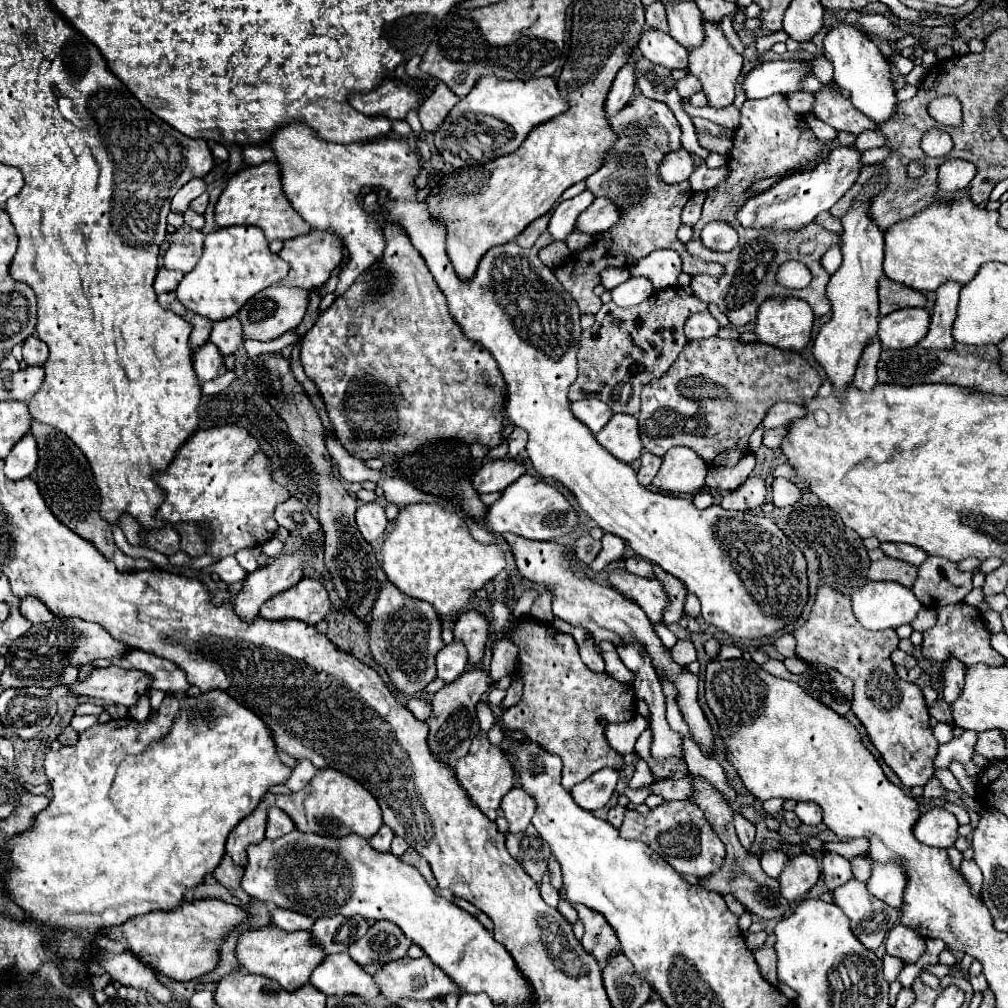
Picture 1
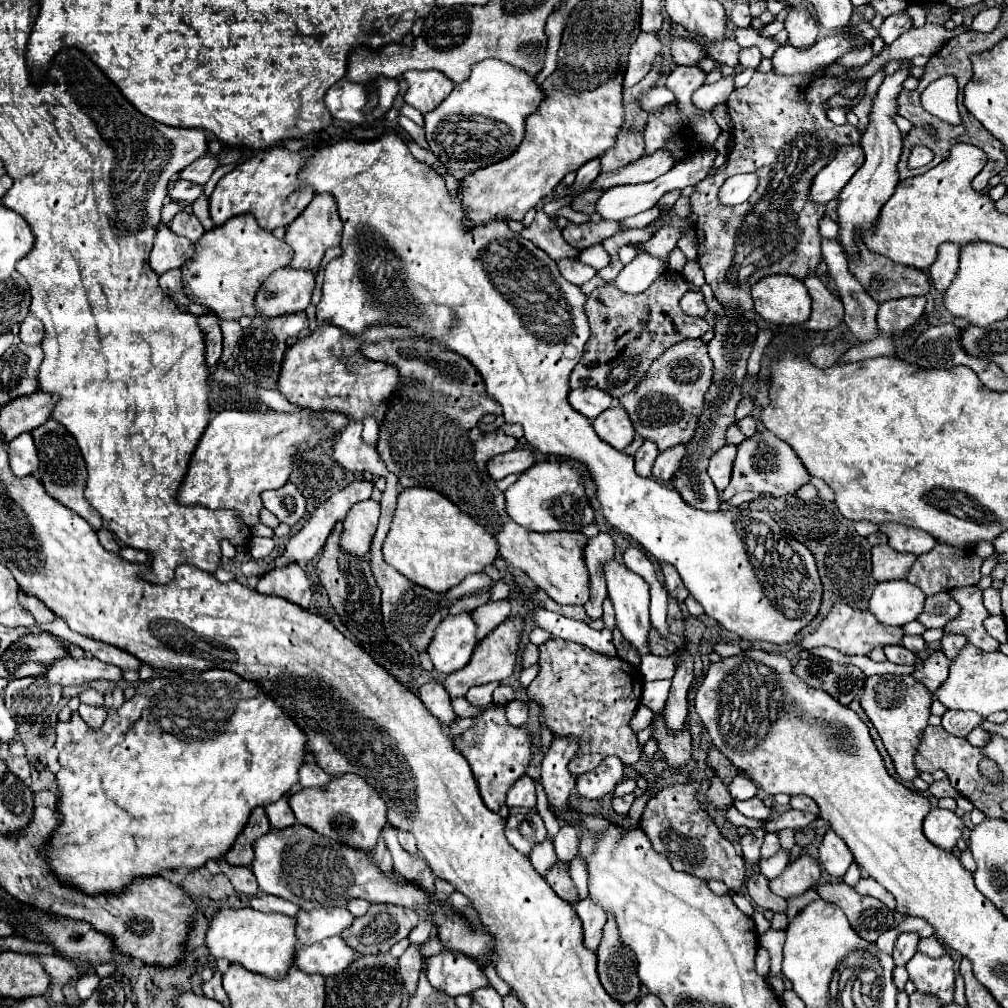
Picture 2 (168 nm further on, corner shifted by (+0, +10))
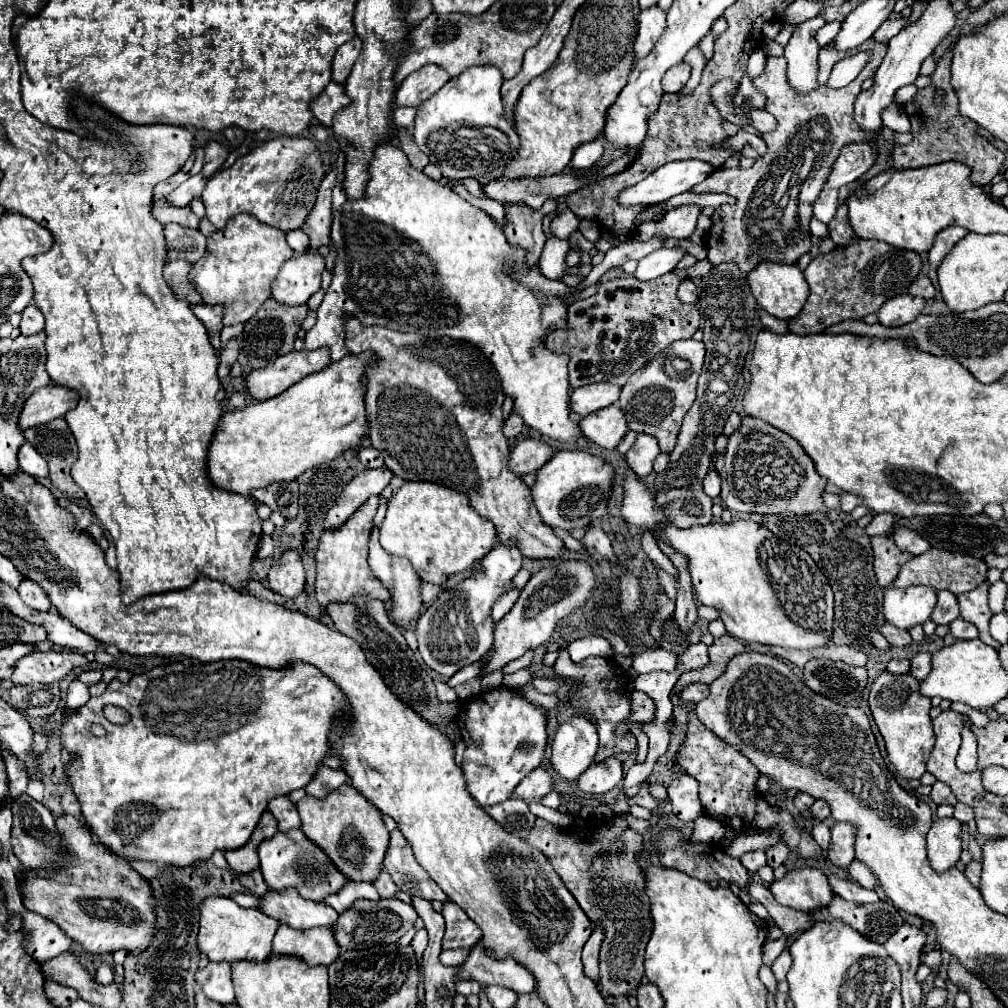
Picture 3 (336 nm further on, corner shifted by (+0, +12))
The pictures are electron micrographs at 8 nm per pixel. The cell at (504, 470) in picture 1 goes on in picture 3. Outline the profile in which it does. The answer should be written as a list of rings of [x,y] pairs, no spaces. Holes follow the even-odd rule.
[[[520,440],[518,446],[510,452],[510,464],[508,468],[516,474],[516,476],[524,476],[528,472],[536,472],[542,464],[546,464],[550,460],[550,456],[554,454],[554,450],[544,444],[542,440]]]

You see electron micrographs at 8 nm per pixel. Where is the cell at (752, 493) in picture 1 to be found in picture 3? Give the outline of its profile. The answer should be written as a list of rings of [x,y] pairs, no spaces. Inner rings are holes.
[[[746,416],[742,420],[740,430],[736,430],[730,436],[728,446],[718,456],[714,468],[722,476],[720,500],[722,500],[722,506],[728,508],[728,510],[750,512],[750,514],[754,514],[754,512],[756,514],[782,514],[782,512],[814,514],[814,512],[824,512],[826,510],[826,506],[822,504],[822,498],[820,498],[826,482],[822,480],[822,476],[818,476],[812,460],[806,456],[802,446],[794,438],[784,434],[782,430],[778,430],[778,428],[758,420],[758,418]]]

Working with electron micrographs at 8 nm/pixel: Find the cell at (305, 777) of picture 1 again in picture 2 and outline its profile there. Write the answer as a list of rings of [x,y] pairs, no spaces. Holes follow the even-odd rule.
[[[304,764],[300,768],[300,786],[302,788],[322,788],[332,780],[318,764]]]

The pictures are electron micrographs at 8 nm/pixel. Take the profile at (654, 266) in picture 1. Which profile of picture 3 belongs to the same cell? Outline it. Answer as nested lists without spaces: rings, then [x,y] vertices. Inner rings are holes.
[[[680,206],[670,210],[668,214],[664,214],[662,220],[658,222],[644,222],[642,226],[638,226],[636,230],[636,238],[644,238],[650,240],[650,236],[654,234],[662,234],[666,238],[672,240],[684,240],[690,238],[696,230],[696,220],[700,216],[700,208],[698,206]]]

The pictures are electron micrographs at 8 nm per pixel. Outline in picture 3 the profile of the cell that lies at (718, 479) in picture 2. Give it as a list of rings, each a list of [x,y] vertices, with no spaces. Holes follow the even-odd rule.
[[[710,470],[706,480],[704,480],[704,492],[710,496],[710,498],[718,498],[720,496],[720,488],[722,488],[722,478],[716,470]]]

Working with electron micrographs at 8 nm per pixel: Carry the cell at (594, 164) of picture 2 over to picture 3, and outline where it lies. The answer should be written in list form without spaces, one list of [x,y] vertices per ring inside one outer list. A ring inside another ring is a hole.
[[[594,140],[576,148],[570,164],[578,170],[586,170],[586,168],[592,168],[602,158],[602,154],[604,154],[604,144],[600,140]]]

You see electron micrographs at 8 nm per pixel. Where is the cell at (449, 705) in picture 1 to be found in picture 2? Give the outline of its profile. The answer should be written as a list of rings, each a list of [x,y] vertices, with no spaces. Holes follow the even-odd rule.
[[[514,616],[514,618],[506,618],[498,628],[494,628],[484,640],[478,642],[472,660],[468,662],[468,666],[464,666],[462,670],[450,674],[444,680],[444,686],[448,690],[450,696],[464,696],[472,686],[480,686],[486,682],[494,682],[494,680],[504,680],[514,672],[514,664],[518,658],[518,642],[522,638],[524,632],[524,618],[522,616]]]

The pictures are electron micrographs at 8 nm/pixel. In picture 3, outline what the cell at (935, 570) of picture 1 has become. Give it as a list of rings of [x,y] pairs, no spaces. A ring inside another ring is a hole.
[[[930,548],[928,552],[914,556],[910,562],[902,566],[898,578],[894,580],[894,586],[906,588],[914,584],[924,584],[924,586],[932,586],[934,590],[950,590],[954,594],[962,594],[980,586],[986,580],[986,572],[988,572],[988,566],[984,560],[978,560],[968,554],[954,554],[954,552]]]

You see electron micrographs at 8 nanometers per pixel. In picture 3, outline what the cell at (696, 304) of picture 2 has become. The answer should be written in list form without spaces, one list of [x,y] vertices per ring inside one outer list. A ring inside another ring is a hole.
[[[684,280],[678,288],[678,298],[686,304],[694,304],[698,300],[698,288],[692,284],[692,280]]]

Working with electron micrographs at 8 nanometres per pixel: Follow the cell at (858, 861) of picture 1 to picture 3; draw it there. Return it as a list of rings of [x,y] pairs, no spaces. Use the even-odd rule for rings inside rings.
[[[858,860],[852,862],[852,866],[848,868],[848,874],[850,874],[852,880],[858,882],[860,886],[866,886],[866,888],[876,888],[876,886],[878,886],[878,880],[876,880],[876,876],[872,876],[870,868],[862,866]]]

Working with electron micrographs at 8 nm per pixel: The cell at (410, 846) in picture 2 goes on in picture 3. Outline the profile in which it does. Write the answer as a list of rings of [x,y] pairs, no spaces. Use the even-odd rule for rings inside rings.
[[[400,830],[390,832],[384,866],[390,870],[396,886],[406,894],[426,896],[428,900],[448,900],[446,894],[438,888],[438,884],[434,884],[430,874],[416,862],[412,848]]]

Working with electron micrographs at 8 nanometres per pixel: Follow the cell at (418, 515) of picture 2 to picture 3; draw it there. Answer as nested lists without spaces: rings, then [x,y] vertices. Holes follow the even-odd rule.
[[[404,482],[404,486],[388,500],[388,512],[380,526],[380,544],[392,556],[402,556],[410,560],[412,568],[420,576],[420,580],[430,584],[442,584],[448,576],[456,572],[464,572],[480,562],[496,544],[496,530],[490,520],[480,518],[474,508],[470,508],[466,496],[442,488],[440,484],[430,482]]]

